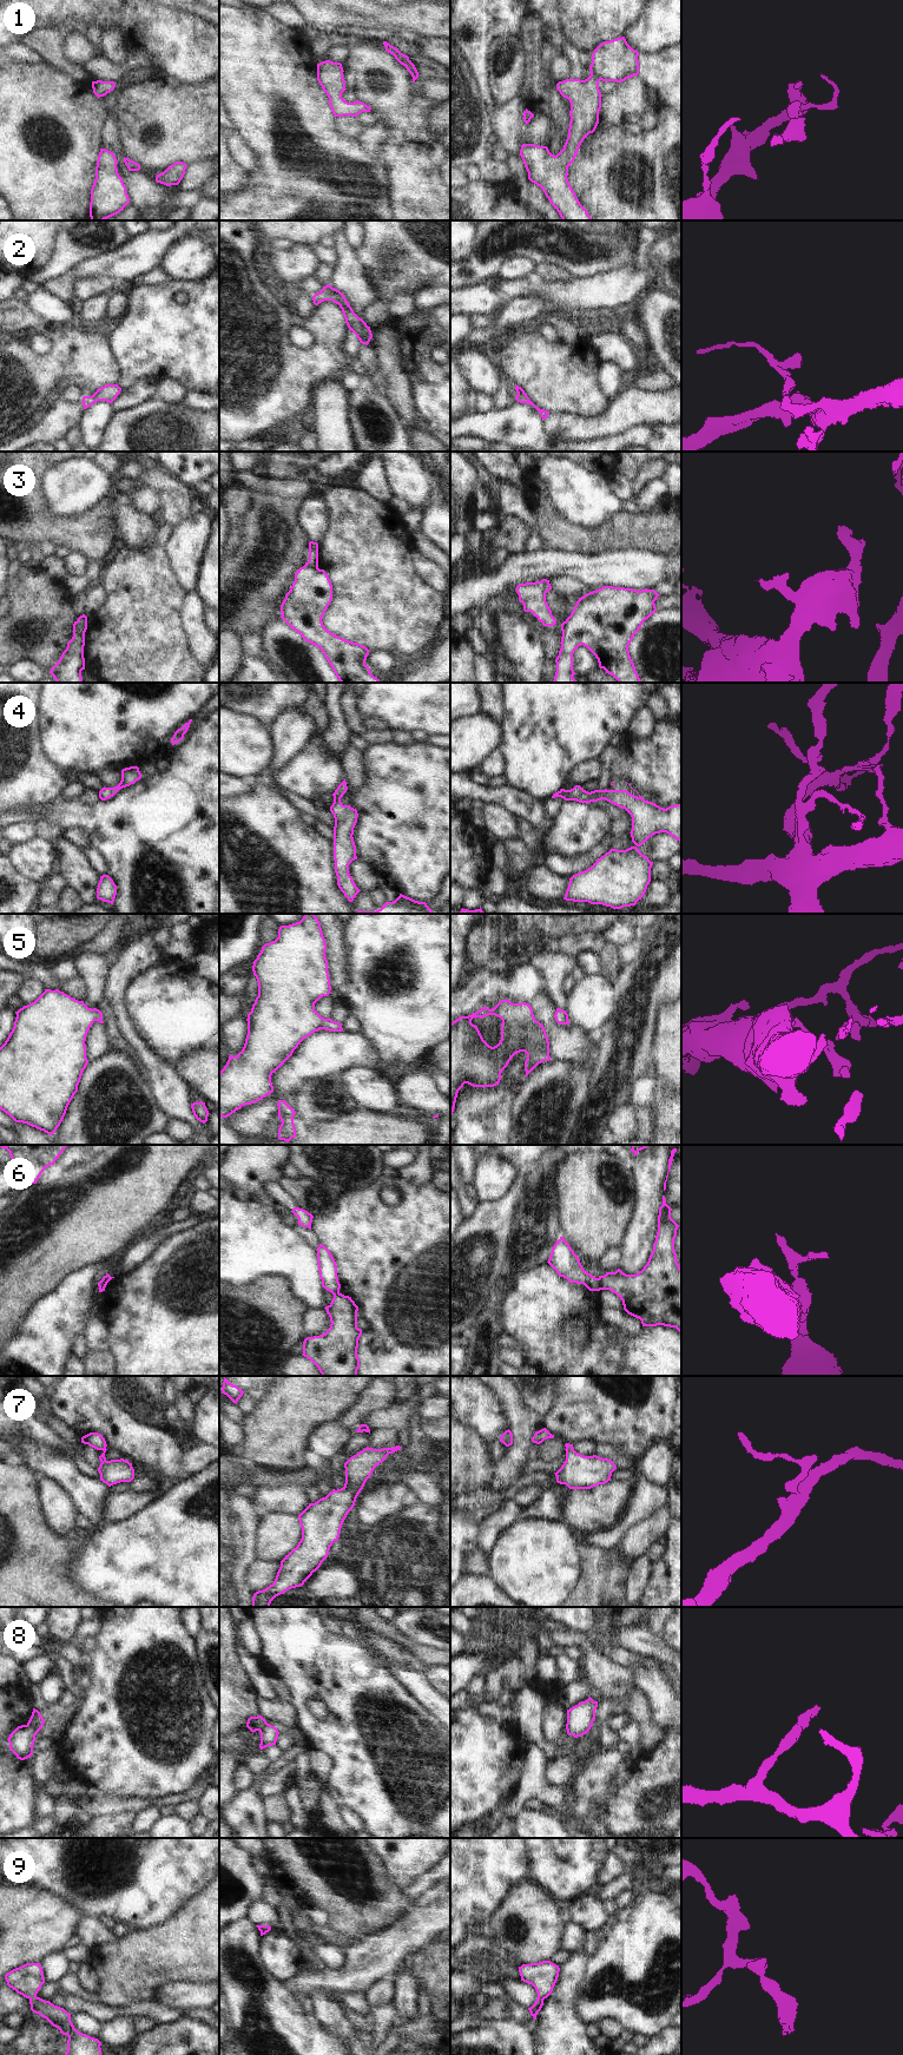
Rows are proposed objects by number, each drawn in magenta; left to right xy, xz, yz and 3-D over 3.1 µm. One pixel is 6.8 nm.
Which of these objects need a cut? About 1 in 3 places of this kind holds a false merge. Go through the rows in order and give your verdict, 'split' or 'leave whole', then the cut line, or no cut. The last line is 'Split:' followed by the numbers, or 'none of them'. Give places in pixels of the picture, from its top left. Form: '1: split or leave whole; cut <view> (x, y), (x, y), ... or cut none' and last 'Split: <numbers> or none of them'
1: leave whole; cut none
2: leave whole; cut none
3: split; cut xy (73, 626), (84, 636)
4: leave whole; cut none
5: leave whole; cut none
6: split; cut yz (598, 1278), (601, 1289)
7: leave whole; cut none
8: split; cut xy (27, 1724), (37, 1732)
9: leave whole; cut none
Split: 3, 6, 8

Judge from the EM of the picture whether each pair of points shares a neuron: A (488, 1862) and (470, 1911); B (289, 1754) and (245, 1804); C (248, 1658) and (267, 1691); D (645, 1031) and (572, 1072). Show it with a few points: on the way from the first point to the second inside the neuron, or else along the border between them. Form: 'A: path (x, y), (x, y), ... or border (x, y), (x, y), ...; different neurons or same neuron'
A: path (476, 1874), (470, 1879), (470, 1899); same neuron
B: path (276, 1765), (259, 1780), (255, 1791); same neuron
C: path (254, 1666), (258, 1672), (261, 1683); same neuron
D: border (601, 1033), (597, 1062), (588, 1086); different neurons

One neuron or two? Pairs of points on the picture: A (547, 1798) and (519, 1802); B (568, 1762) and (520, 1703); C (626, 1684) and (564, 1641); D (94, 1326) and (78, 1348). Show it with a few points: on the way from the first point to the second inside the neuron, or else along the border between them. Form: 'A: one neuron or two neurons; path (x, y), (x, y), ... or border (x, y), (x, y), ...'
A: one neuron; path (540, 1793), (526, 1795)
B: two neurons; border (569, 1750), (557, 1758)
C: one neuron; path (610, 1674), (580, 1642)
D: two neurons; border (83, 1335), (85, 1355), (80, 1359)

